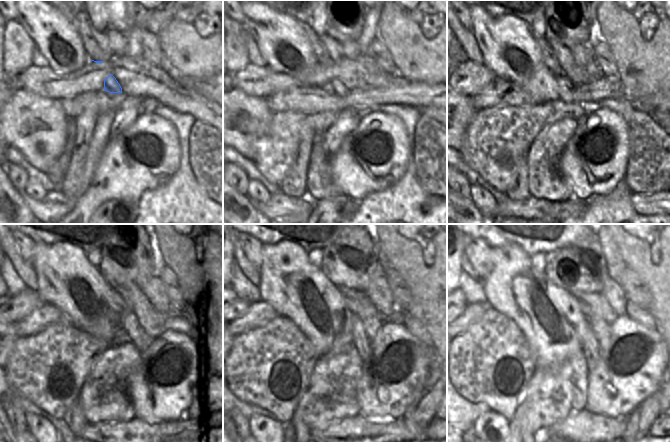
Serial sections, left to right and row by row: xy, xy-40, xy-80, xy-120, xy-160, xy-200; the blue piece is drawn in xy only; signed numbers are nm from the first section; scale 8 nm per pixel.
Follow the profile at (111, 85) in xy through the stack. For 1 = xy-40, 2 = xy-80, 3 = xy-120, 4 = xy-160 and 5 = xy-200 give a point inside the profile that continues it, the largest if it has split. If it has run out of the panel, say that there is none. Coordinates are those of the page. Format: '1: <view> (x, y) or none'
1: xy-40 (336, 86)
2: xy-80 (566, 88)
3: xy-120 (130, 325)
4: xy-160 (360, 340)
5: xy-200 (590, 348)

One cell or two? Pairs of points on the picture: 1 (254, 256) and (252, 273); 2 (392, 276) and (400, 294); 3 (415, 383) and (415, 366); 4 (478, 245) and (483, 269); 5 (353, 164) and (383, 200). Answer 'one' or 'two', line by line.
1: two
2: one
3: one
4: one
5: two

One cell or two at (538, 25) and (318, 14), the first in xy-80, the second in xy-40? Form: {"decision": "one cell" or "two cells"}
{"decision": "one cell"}

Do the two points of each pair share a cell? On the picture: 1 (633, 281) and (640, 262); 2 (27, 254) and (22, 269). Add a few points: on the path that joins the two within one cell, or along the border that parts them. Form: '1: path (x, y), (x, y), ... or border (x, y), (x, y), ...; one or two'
1: border (626, 268), (629, 268), (647, 286), (650, 293); two
2: border (14, 240), (18, 253), (30, 264); two

